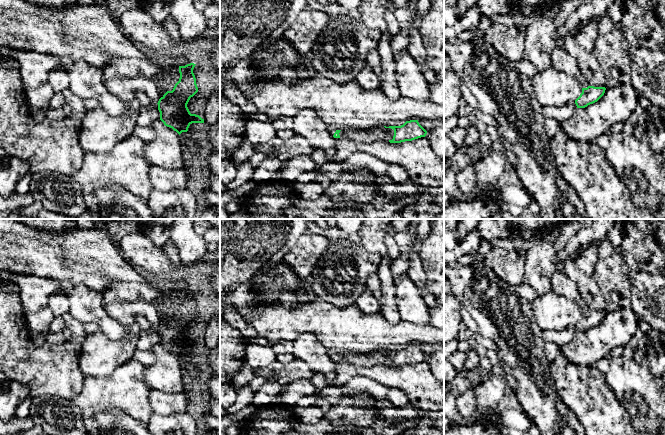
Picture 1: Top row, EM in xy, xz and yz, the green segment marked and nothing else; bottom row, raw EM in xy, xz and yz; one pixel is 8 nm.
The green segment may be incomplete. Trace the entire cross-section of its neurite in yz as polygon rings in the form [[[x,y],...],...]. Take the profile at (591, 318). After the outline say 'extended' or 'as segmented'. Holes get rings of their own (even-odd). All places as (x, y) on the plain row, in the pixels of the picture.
[[[561,268],[551,276],[551,288],[554,292],[576,302],[582,310],[582,317],[575,324],[577,332],[585,332],[597,326],[605,317],[605,311],[590,310],[580,295],[577,285],[563,272]]]; extended

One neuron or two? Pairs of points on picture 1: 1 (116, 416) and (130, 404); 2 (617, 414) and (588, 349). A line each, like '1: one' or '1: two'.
1: two
2: two

